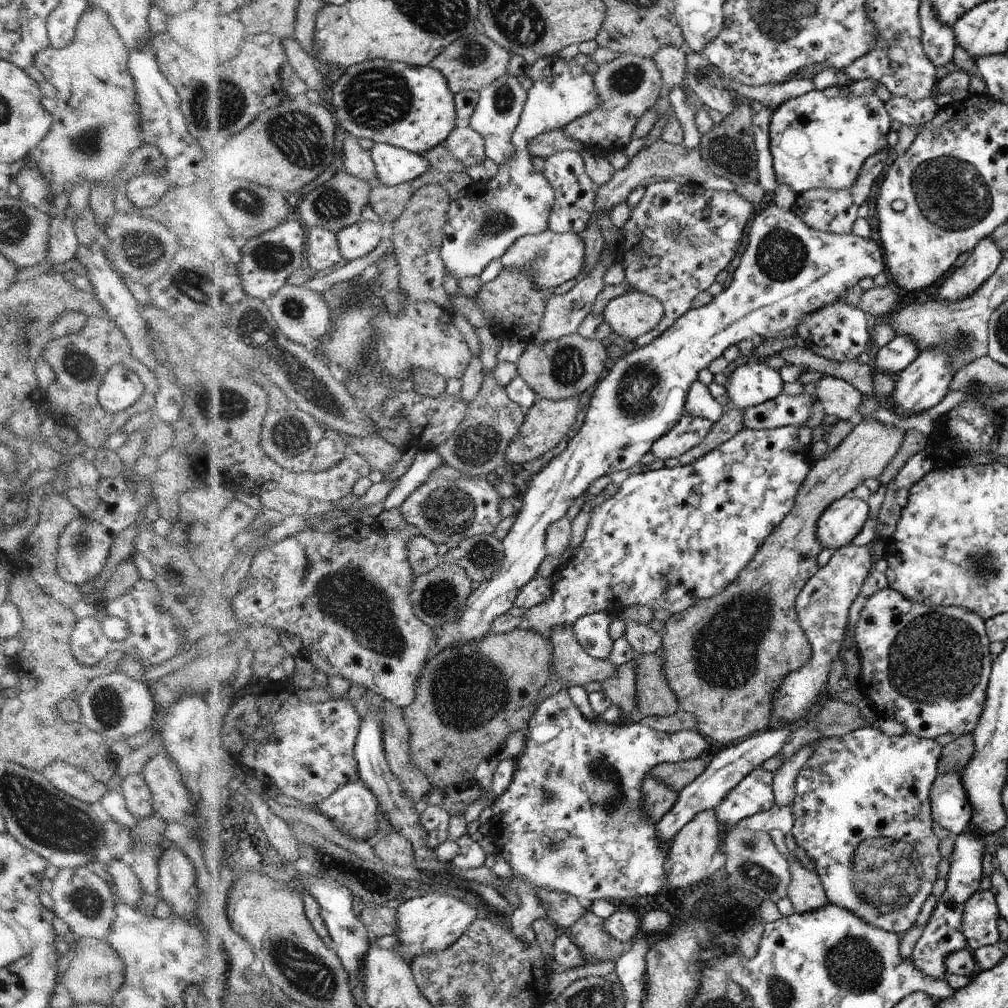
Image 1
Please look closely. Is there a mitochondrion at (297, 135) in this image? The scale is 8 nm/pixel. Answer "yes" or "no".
yes

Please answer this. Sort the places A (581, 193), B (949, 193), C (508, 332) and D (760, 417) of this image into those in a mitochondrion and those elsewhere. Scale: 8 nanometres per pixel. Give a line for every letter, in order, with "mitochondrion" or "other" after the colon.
A: other
B: mitochondrion
C: other
D: other

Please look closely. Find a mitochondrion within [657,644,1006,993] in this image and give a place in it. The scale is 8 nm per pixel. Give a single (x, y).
(888, 878)

